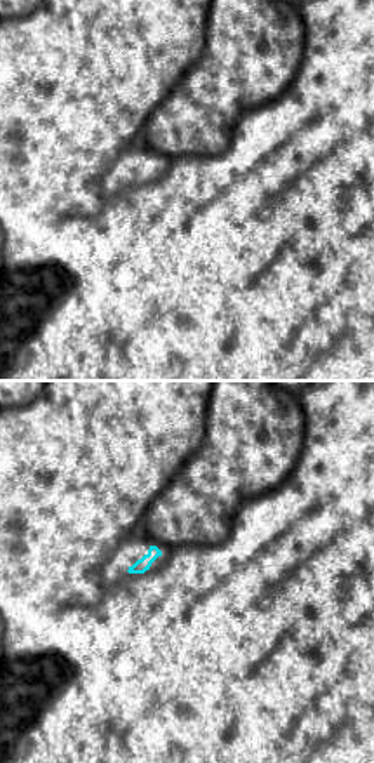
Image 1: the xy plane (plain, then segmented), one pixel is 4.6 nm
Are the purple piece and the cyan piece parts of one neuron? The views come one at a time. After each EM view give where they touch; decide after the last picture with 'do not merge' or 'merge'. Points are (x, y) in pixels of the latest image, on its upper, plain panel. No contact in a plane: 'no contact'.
no contact

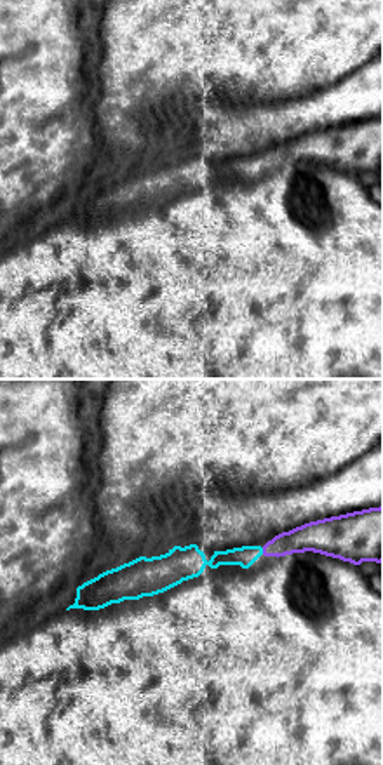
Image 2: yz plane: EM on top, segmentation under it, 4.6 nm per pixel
contact (263, 162)

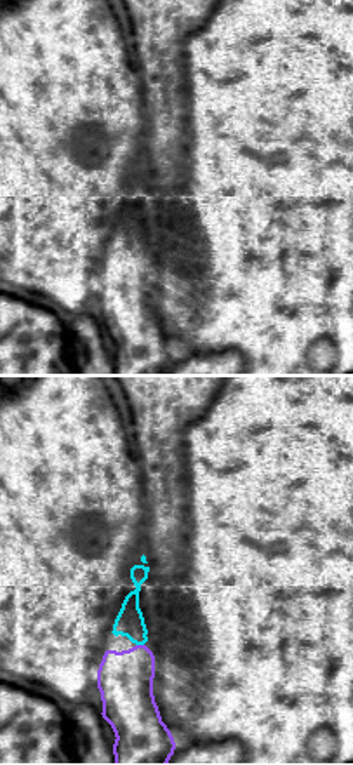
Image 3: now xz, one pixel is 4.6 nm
contact (139, 256)

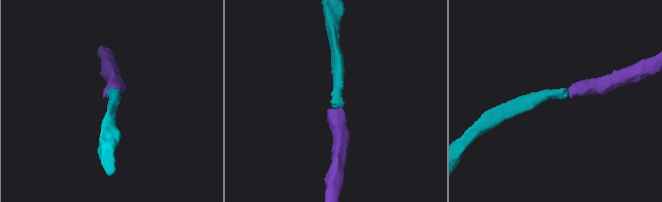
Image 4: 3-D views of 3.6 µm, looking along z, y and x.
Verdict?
merge

